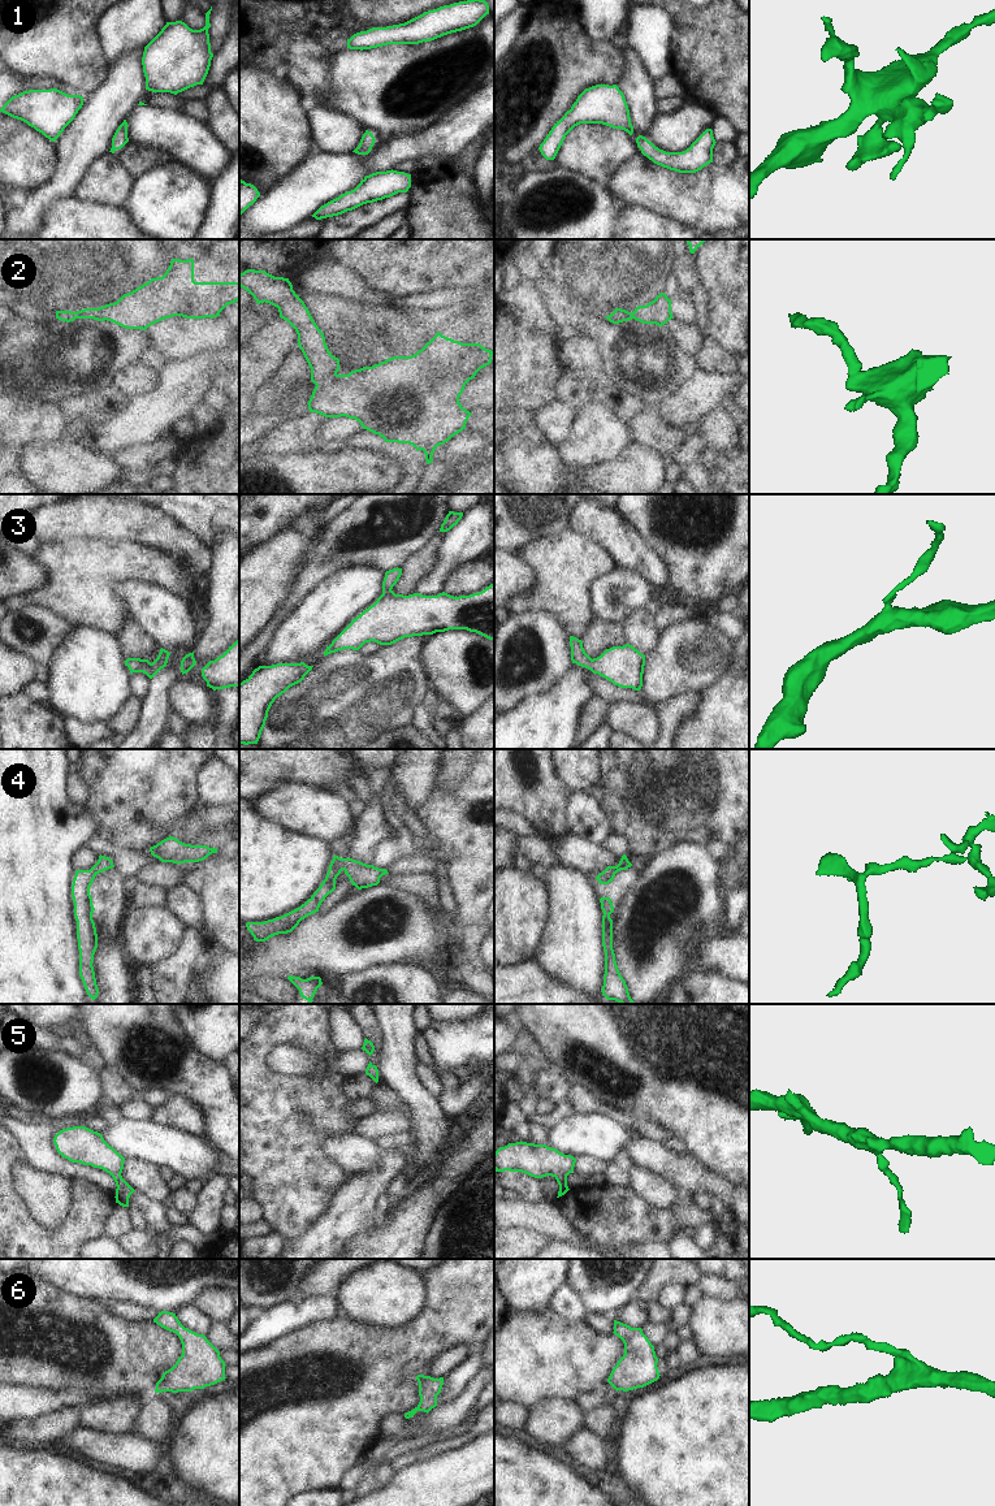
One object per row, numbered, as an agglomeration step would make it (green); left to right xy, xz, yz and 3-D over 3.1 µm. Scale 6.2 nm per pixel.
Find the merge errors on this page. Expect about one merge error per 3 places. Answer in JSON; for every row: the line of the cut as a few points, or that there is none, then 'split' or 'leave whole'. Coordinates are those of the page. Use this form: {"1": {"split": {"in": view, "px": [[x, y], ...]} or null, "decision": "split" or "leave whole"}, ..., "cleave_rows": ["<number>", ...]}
{"1": {"split": null, "decision": "leave whole"}, "2": {"split": null, "decision": "leave whole"}, "3": {"split": null, "decision": "leave whole"}, "4": {"split": null, "decision": "leave whole"}, "5": {"split": null, "decision": "leave whole"}, "6": {"split": null, "decision": "leave whole"}, "cleave_rows": []}

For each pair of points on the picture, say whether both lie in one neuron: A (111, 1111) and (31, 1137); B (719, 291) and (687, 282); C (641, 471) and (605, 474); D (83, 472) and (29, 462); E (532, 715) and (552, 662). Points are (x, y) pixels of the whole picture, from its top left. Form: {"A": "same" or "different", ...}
{"A": "different", "B": "different", "C": "same", "D": "same", "E": "different"}

